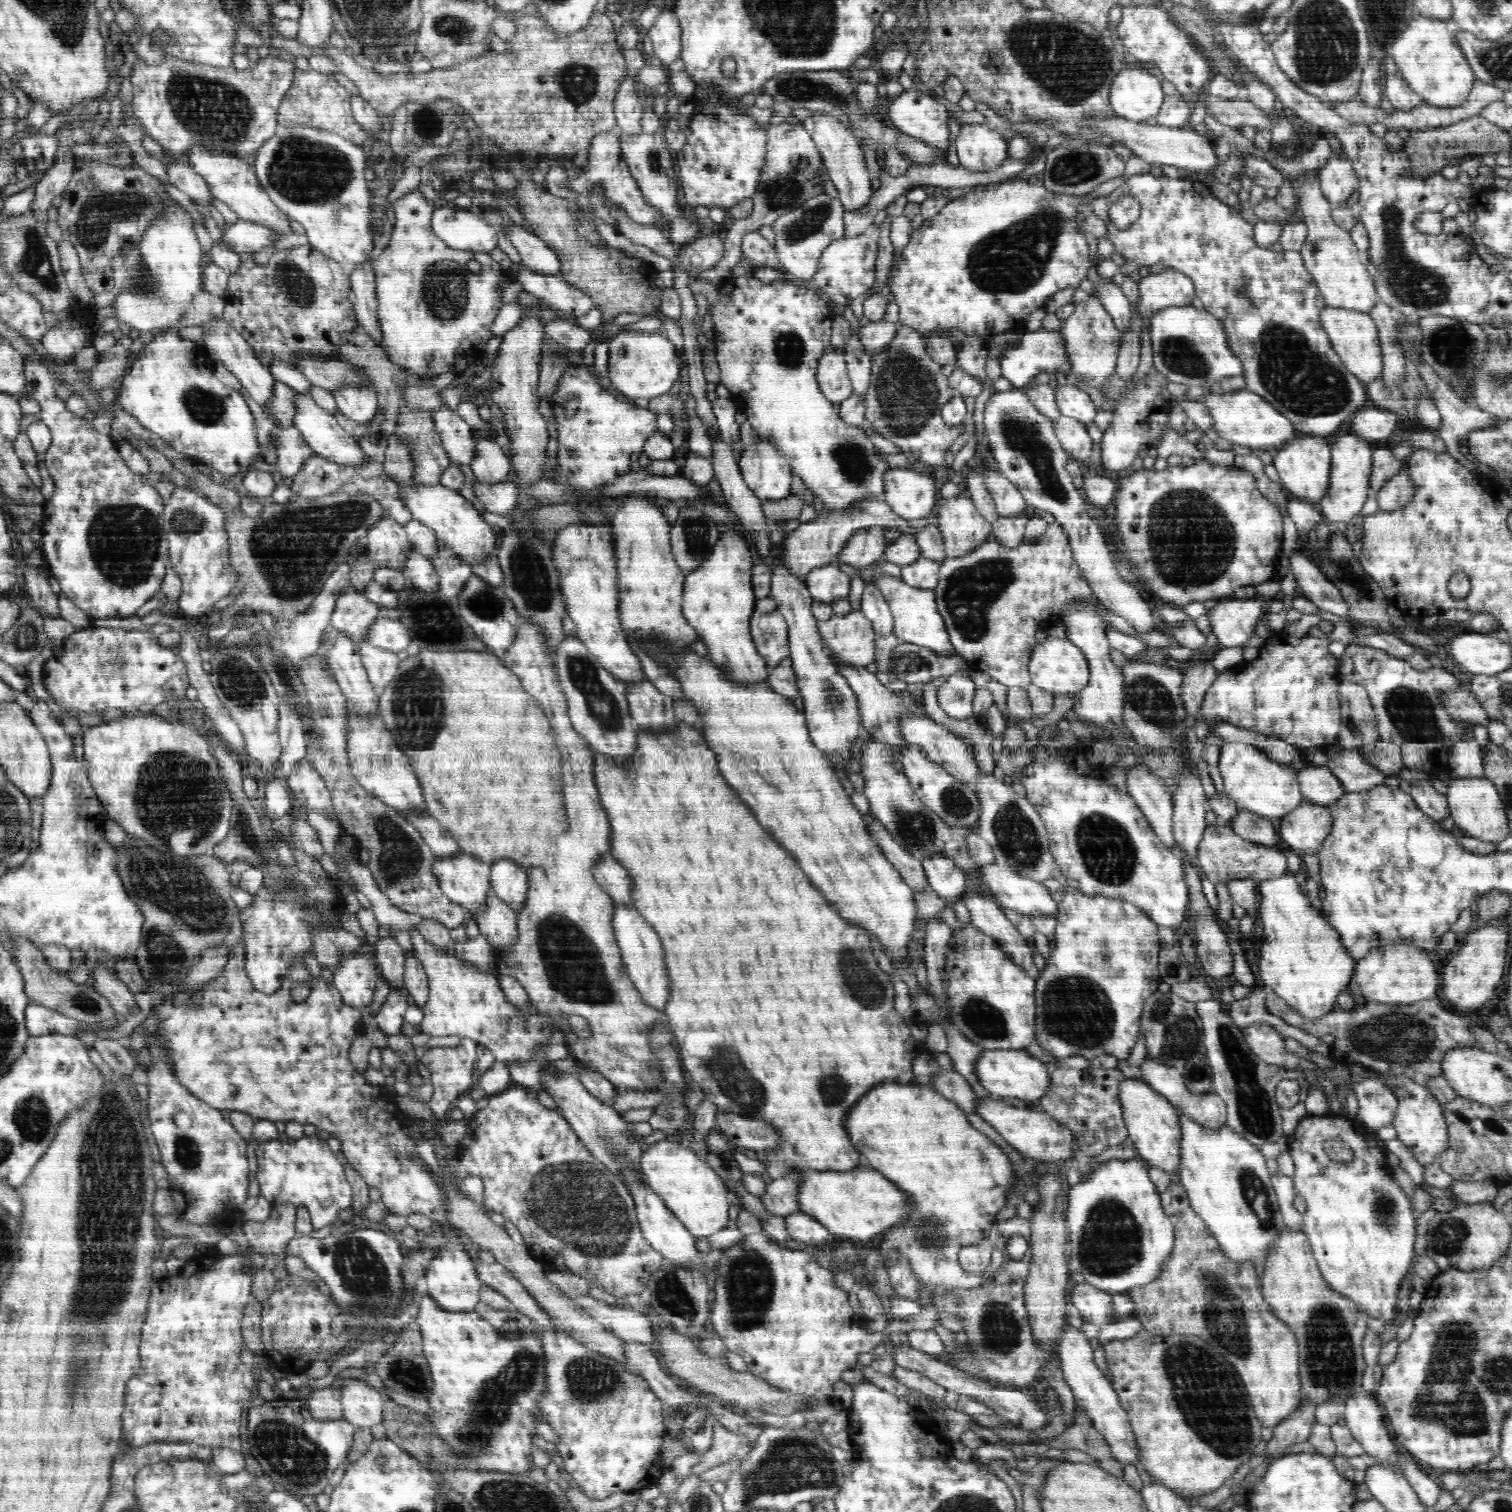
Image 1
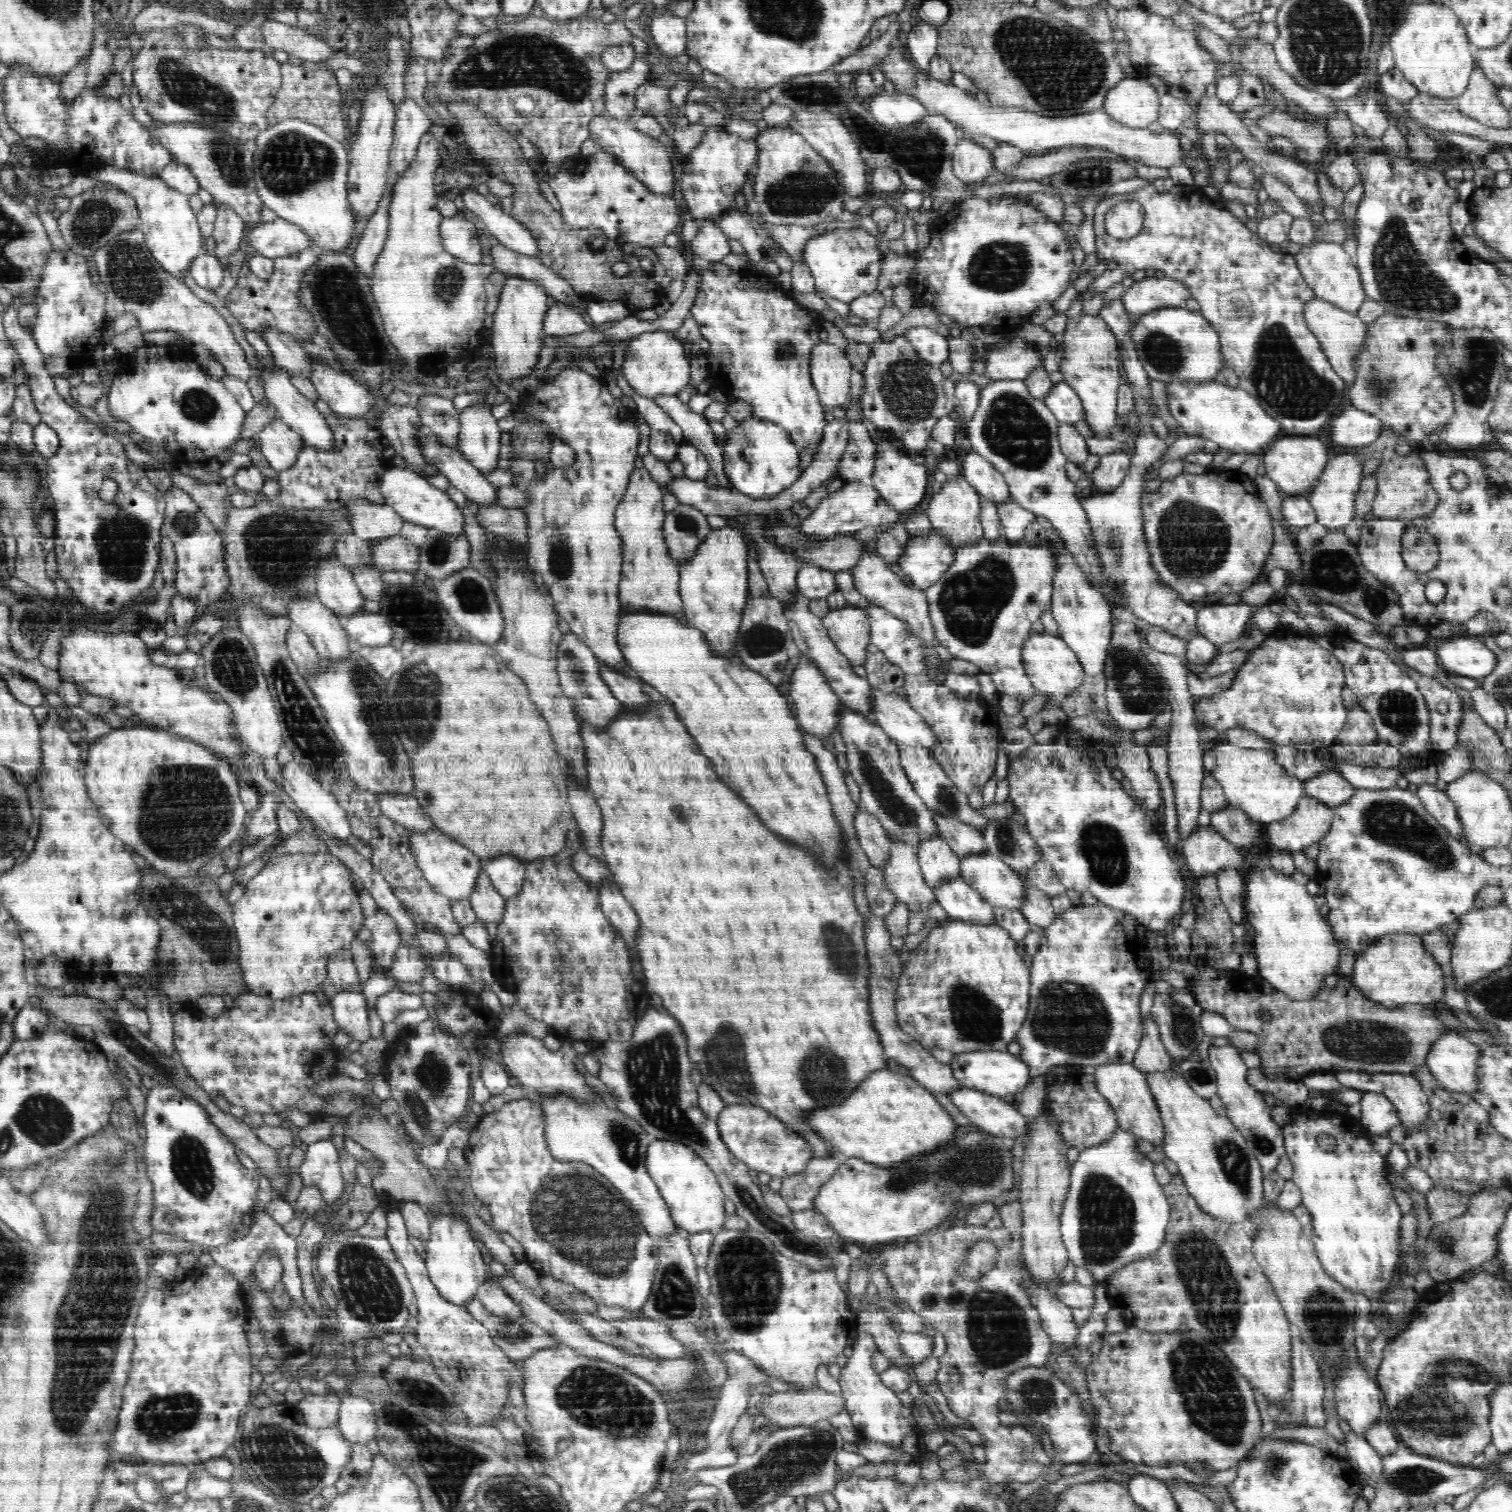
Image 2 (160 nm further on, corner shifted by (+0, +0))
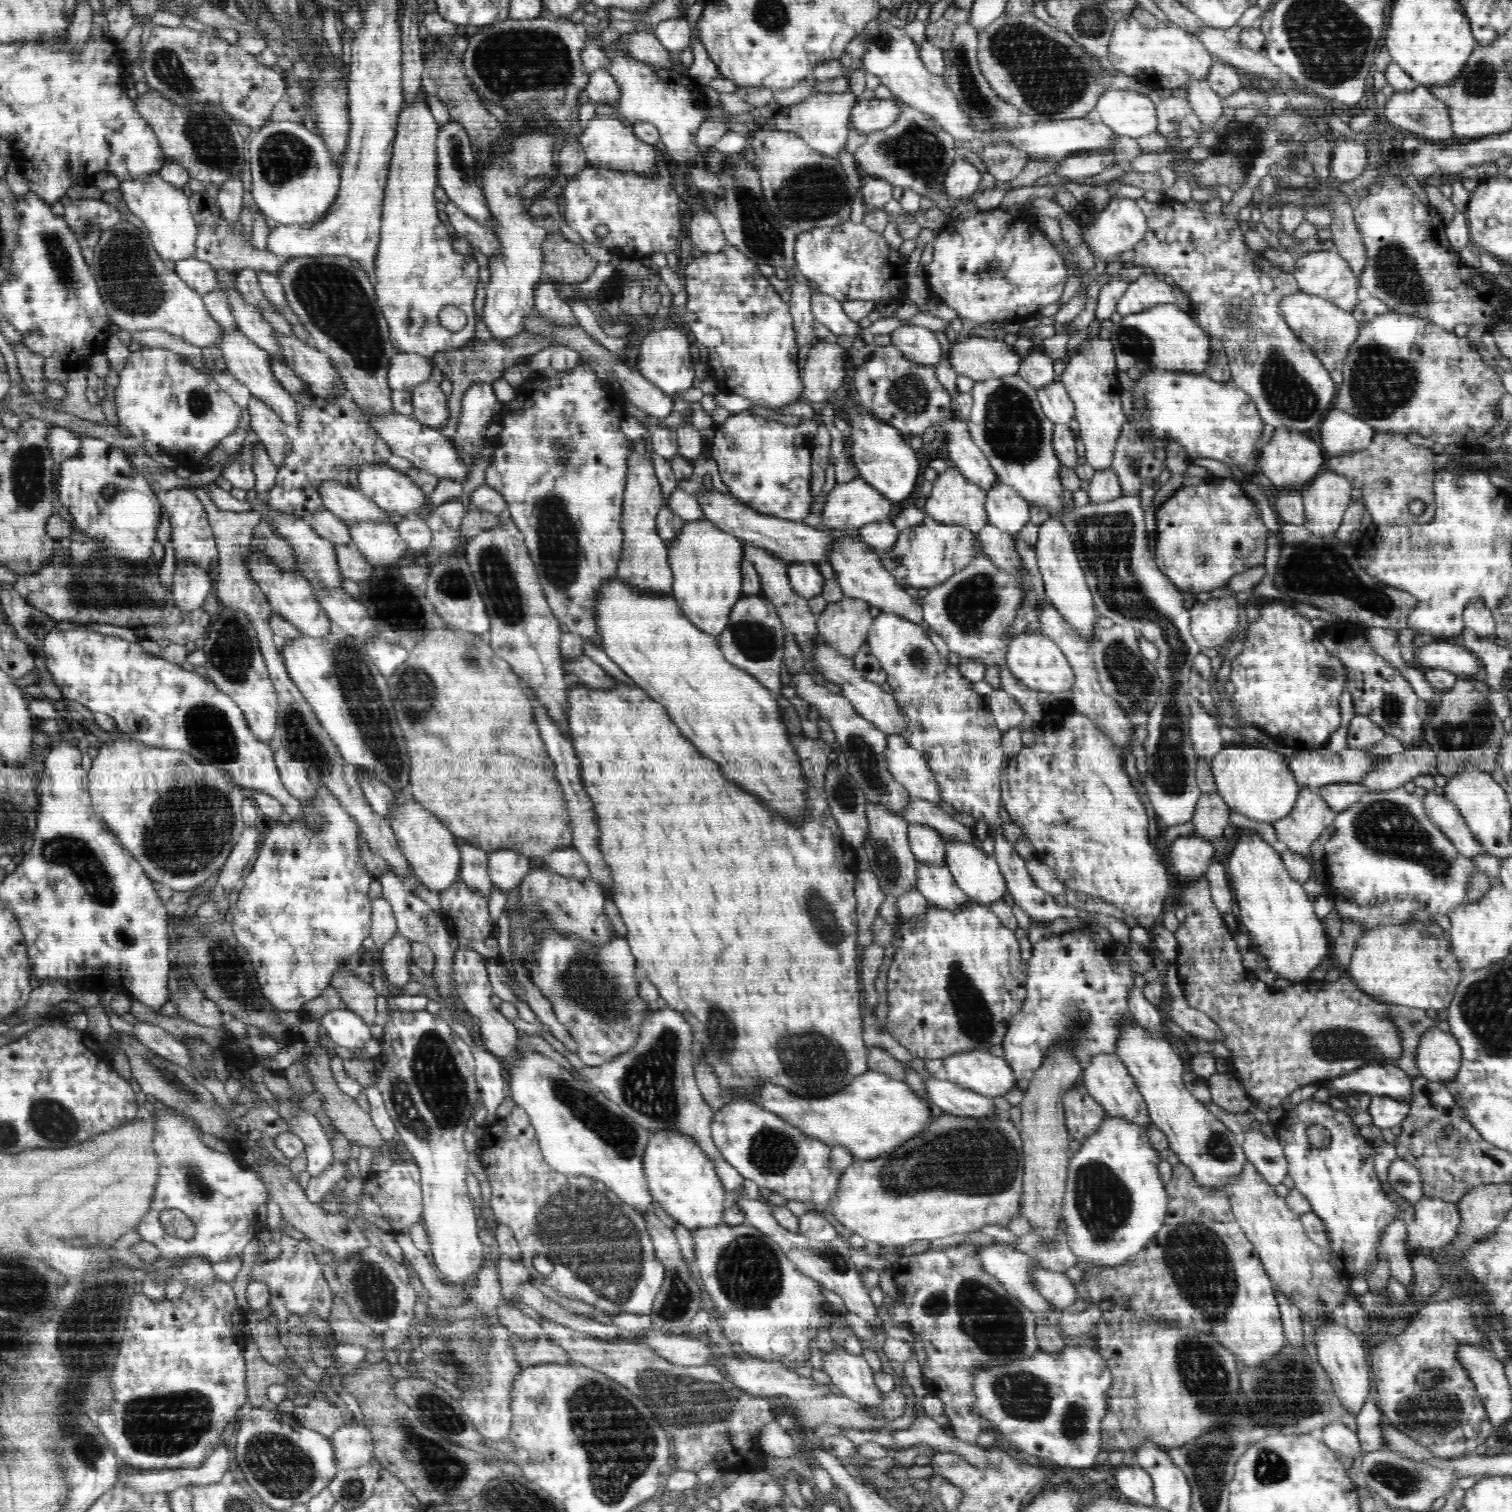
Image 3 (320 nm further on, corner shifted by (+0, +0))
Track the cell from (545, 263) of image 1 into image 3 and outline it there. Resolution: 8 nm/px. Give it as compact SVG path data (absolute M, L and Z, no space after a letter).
M453 119L444 124L436 136L437 150L437 183L440 188L444 188L450 201L460 208L470 218L476 219L482 226L492 228L495 220L491 216L490 209L486 203L483 190L478 187L476 182L476 170L474 169L474 160L476 158L476 149L473 148L466 130Z

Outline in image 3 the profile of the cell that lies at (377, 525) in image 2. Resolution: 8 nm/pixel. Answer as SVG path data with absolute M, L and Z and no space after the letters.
M325 480L317 489L325 508L346 524L365 520L390 523L385 511L359 488Z

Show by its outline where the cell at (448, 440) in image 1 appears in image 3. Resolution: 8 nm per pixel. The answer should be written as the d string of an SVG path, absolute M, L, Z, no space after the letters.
M428 379L412 390L414 414L423 425L439 429L449 418L448 397L439 387L439 379Z

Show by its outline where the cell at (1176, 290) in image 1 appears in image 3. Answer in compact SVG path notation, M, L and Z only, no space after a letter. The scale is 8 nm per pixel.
M1155 273L1144 274L1128 285L1122 298L1118 300L1116 312L1126 316L1168 303L1178 305L1184 311L1190 311L1191 308L1188 293L1180 287L1159 280Z

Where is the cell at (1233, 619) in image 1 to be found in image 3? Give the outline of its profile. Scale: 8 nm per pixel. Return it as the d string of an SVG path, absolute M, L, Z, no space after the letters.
M1234 593L1223 596L1213 597L1213 599L1204 602L1198 601L1190 608L1190 628L1194 640L1201 646L1206 648L1222 649L1227 646L1228 640L1237 634L1238 628L1238 606L1242 601L1242 597Z

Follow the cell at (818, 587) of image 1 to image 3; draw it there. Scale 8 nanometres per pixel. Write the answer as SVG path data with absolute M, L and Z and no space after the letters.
M792 563L787 574L792 589L806 600L820 595L826 582L819 568L812 563Z

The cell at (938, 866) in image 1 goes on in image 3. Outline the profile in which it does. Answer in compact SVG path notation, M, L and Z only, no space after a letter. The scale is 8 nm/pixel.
M909 824L908 842L916 860L922 864L944 865L946 841L930 826Z

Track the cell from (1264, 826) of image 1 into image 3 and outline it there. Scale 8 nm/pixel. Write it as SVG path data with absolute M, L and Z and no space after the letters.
M1217 791L1203 794L1196 803L1192 815L1193 834L1221 844L1224 841L1224 830L1230 823L1228 814L1230 811L1231 809Z

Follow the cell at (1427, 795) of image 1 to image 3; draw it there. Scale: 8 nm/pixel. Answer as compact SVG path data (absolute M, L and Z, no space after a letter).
M1426 790L1423 803L1428 819L1454 843L1460 854L1474 861L1477 854L1485 852L1484 847L1472 835L1458 807L1444 794L1438 795L1434 791Z

